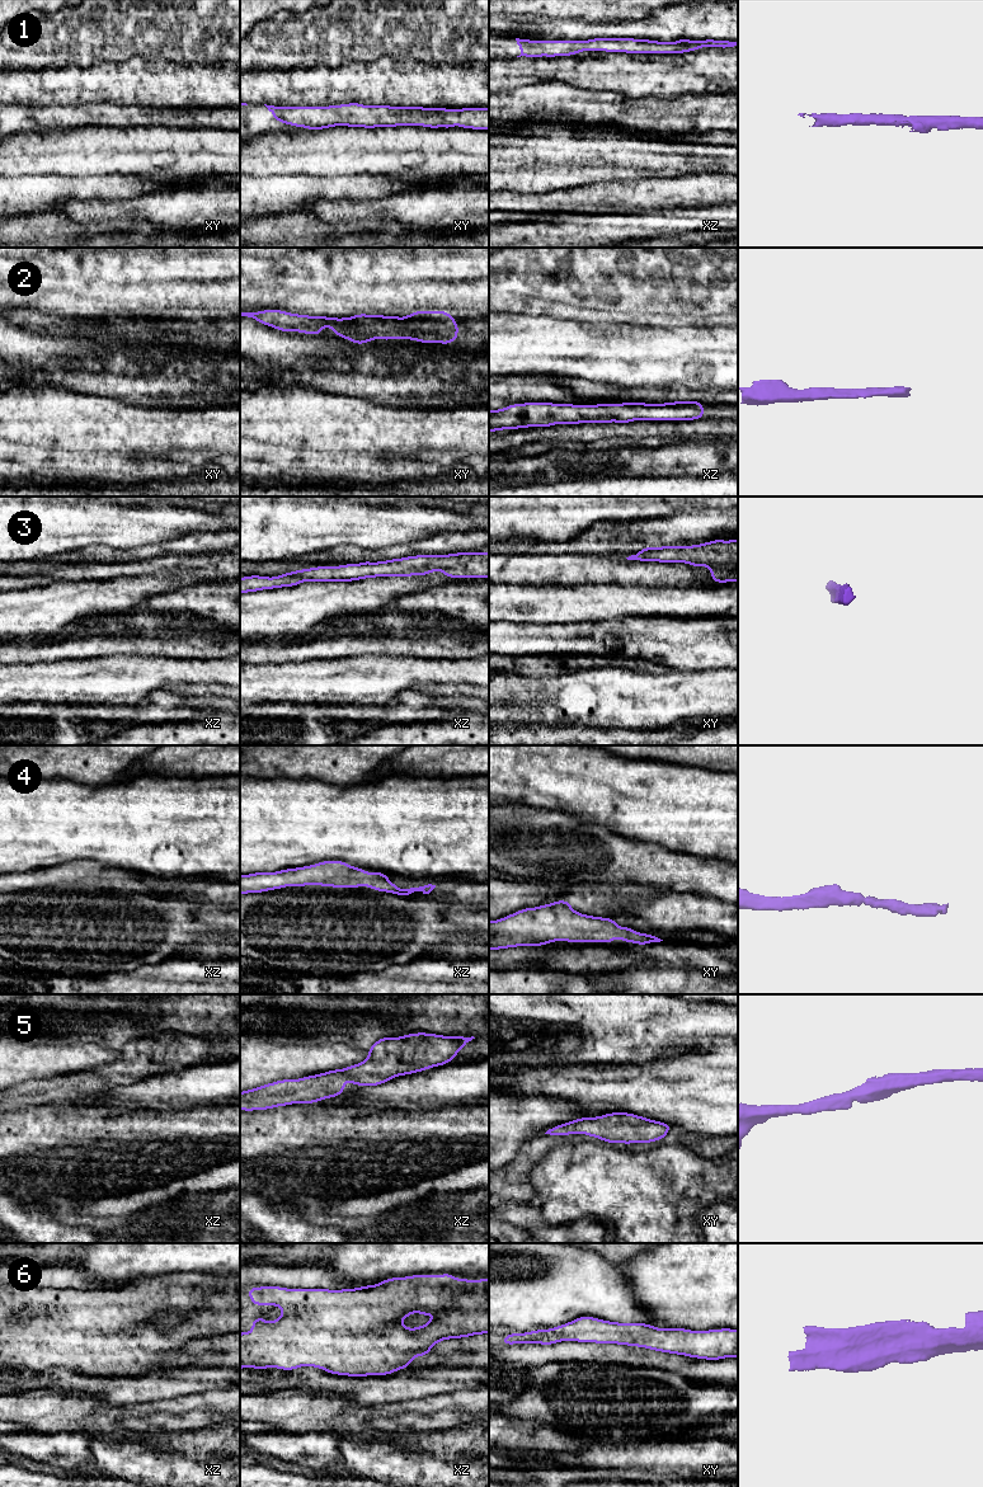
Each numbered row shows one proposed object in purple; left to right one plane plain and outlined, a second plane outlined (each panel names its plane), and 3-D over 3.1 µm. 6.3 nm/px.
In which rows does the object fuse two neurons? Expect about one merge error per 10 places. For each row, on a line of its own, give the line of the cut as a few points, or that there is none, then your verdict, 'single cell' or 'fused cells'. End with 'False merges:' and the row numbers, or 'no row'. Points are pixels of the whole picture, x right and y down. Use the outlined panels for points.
1: no cut | single cell
2: no cut | single cell
3: no cut | single cell
4: no cut | single cell
5: no cut | single cell
6: no cut | single cell
False merges: no row

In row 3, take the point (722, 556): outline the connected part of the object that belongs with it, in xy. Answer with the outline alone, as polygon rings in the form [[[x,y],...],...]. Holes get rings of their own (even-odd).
[[[714,540],[691,546],[644,547],[626,557],[638,561],[686,563],[709,566],[715,583],[738,582],[738,540]]]

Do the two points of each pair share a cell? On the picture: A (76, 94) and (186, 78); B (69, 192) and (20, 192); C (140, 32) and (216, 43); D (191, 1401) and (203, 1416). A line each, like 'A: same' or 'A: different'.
A: same
B: same
C: same
D: different

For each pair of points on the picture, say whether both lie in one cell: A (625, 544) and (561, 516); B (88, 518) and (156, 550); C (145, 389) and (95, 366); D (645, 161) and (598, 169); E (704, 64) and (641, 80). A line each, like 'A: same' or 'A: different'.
A: different
B: different
C: same
D: same
E: same

